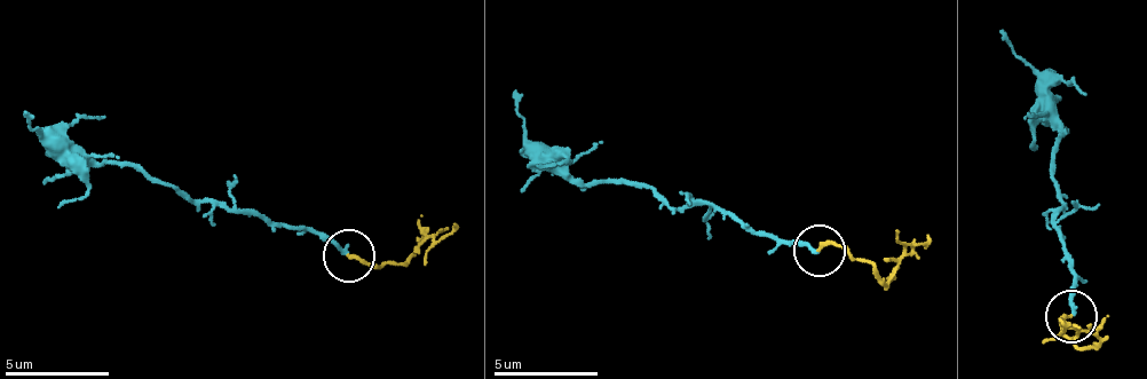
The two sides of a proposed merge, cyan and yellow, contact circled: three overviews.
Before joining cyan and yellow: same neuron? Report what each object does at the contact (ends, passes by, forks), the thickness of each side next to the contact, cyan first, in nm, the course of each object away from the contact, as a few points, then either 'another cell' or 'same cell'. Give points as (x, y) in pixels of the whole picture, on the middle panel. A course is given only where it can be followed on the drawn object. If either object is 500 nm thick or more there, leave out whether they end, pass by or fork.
cyan ends | yellow ends | 200/200 nm | cyan via (820, 252), (750, 234), (720, 206), (669, 206), (649, 188), (568, 183), (525, 132), (512, 91) | yellow via (820, 252), (836, 243), (887, 281), (904, 251), (898, 230) | another cell

